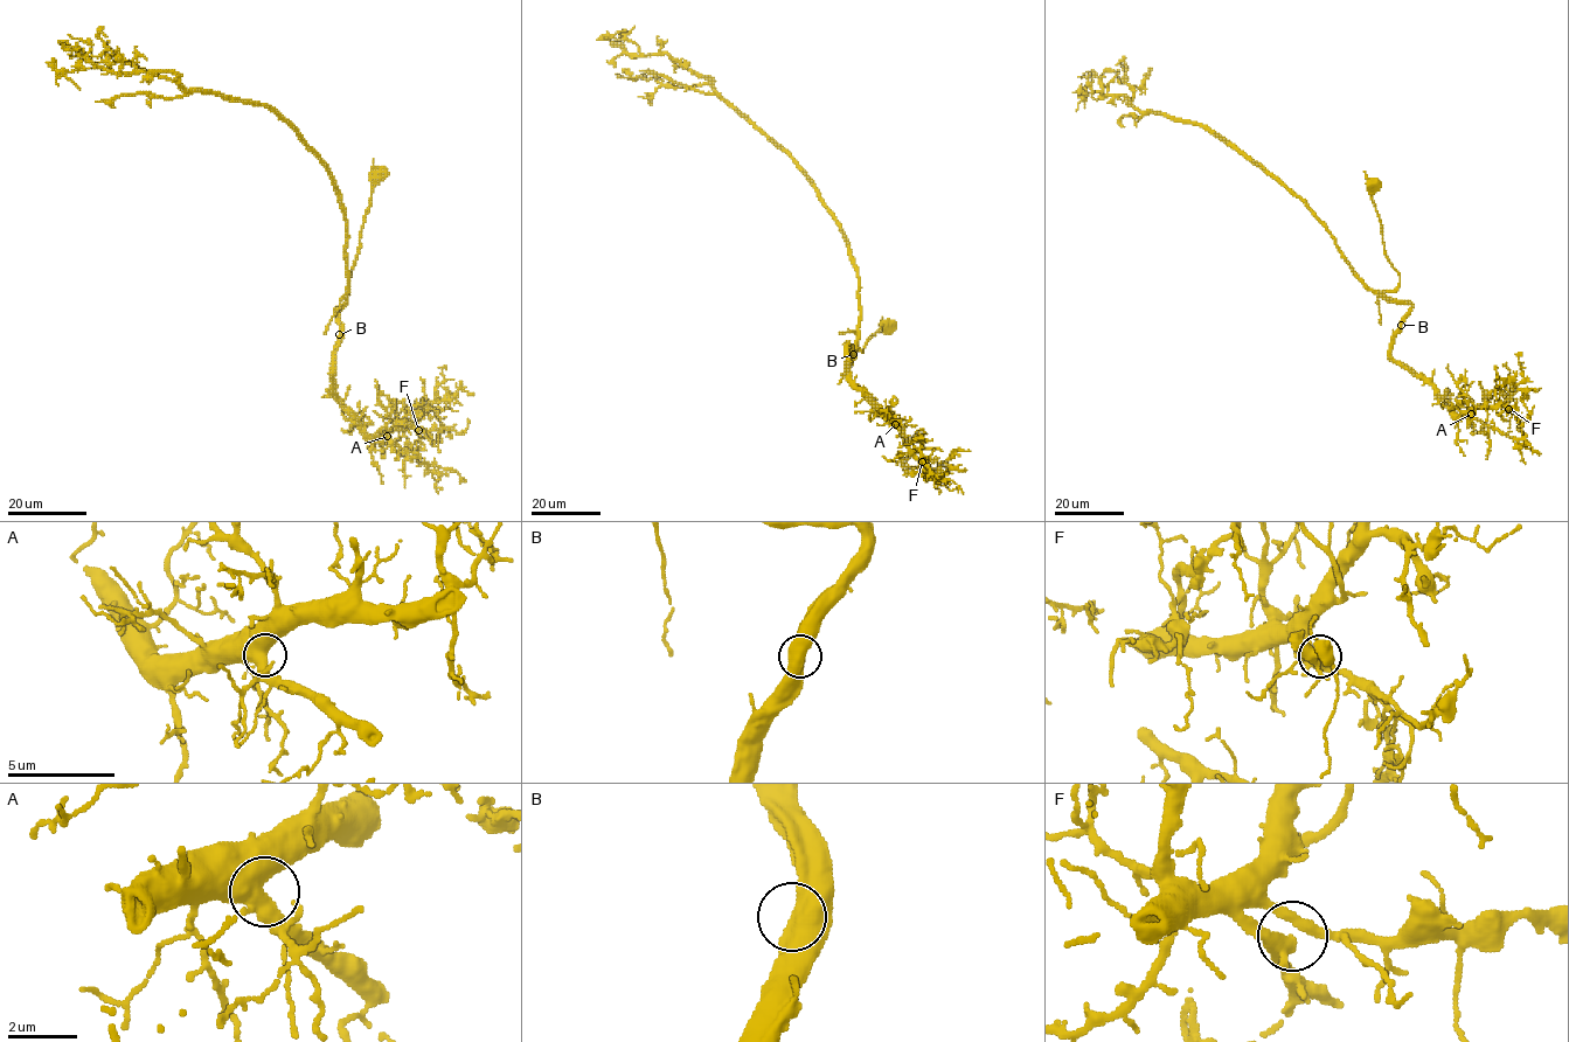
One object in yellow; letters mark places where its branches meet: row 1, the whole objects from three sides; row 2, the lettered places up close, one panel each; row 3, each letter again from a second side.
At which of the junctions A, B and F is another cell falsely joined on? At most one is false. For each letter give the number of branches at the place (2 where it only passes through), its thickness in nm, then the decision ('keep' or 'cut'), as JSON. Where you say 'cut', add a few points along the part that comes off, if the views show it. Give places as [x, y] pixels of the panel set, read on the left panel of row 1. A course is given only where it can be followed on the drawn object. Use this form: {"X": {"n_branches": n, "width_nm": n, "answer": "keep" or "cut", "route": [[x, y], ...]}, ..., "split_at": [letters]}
{"A": {"n_branches": 2, "width_nm": 600, "answer": "keep"}, "B": {"n_branches": 2, "width_nm": 600, "answer": "keep"}, "F": {"n_branches": 2, "width_nm": 420, "answer": "keep"}, "split_at": []}

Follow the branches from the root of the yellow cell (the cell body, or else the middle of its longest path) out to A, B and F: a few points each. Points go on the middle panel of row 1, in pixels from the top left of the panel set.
A: (888, 327), (882, 324), (861, 353), (856, 339), (852, 365), (853, 354), (846, 344), (846, 375), (895, 424)
B: (888, 327), (882, 324), (861, 353), (856, 339), (853, 354)
F: (888, 327), (882, 324), (861, 353), (856, 339), (852, 365), (853, 354), (846, 344), (846, 375), (922, 462)

